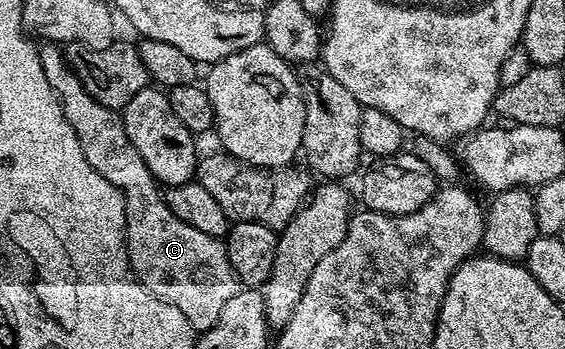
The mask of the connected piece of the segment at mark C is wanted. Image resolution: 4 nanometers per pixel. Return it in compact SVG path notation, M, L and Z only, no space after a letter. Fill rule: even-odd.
M45 42L37 53L43 74L47 74L47 82L57 95L71 130L75 130L87 162L123 194L125 249L134 276L152 296L182 312L194 333L206 332L215 326L223 306L239 291L239 281L224 243L218 237L203 234L203 230L195 230L195 226L187 226L183 218L175 218L157 180L147 170L147 162L143 162L139 150L127 138L122 113L103 106L87 91L65 61L64 51L52 42Z

